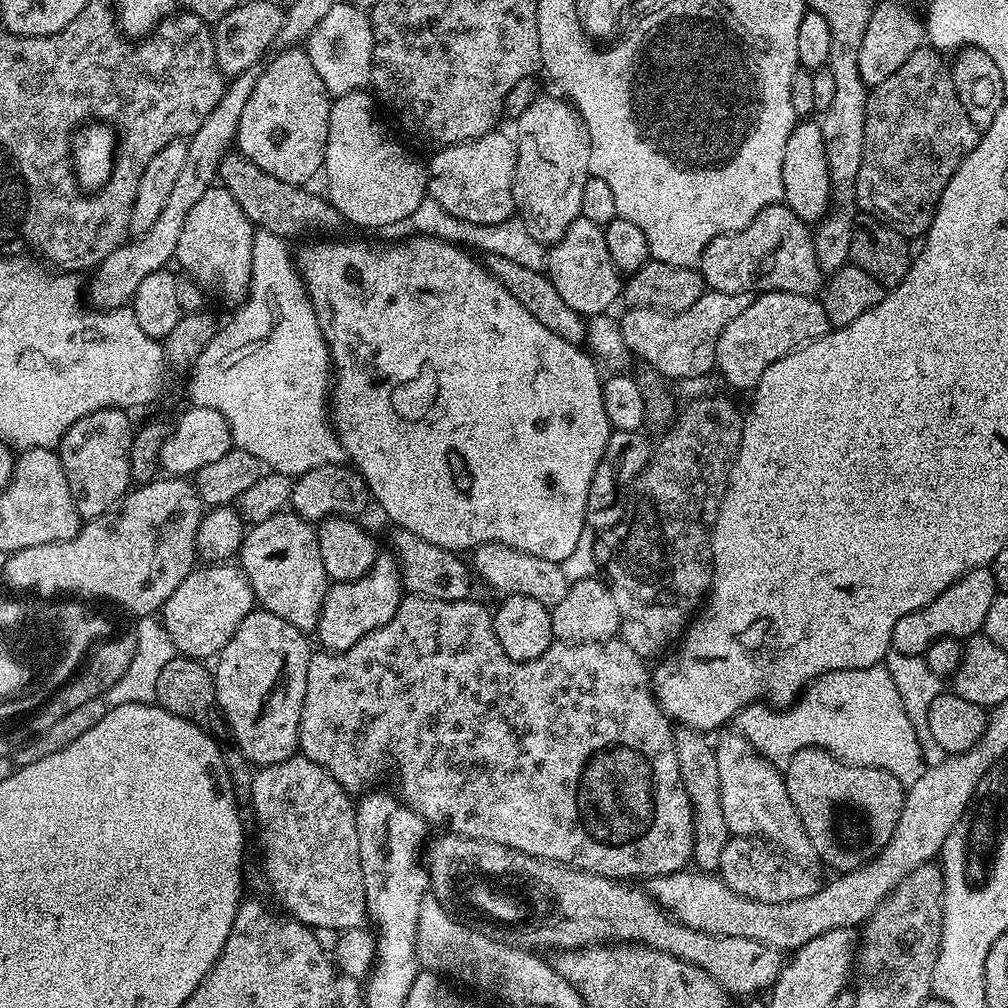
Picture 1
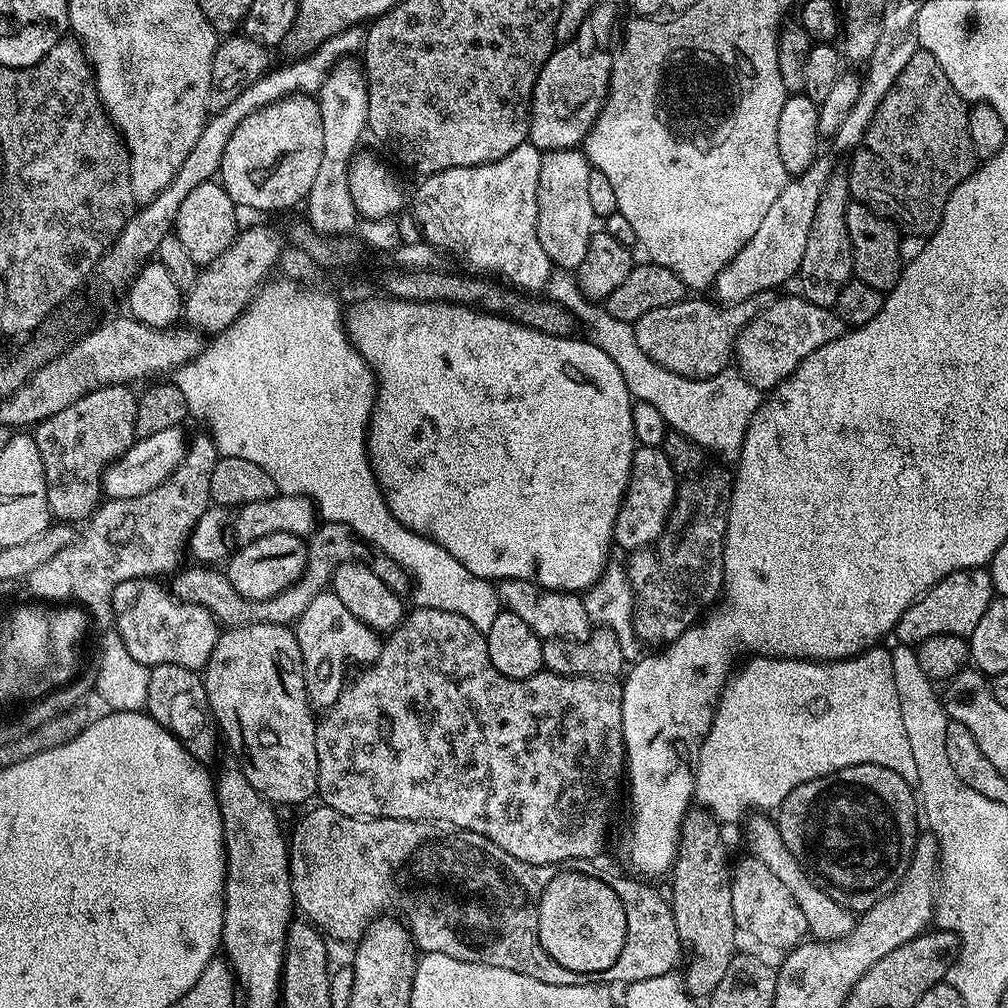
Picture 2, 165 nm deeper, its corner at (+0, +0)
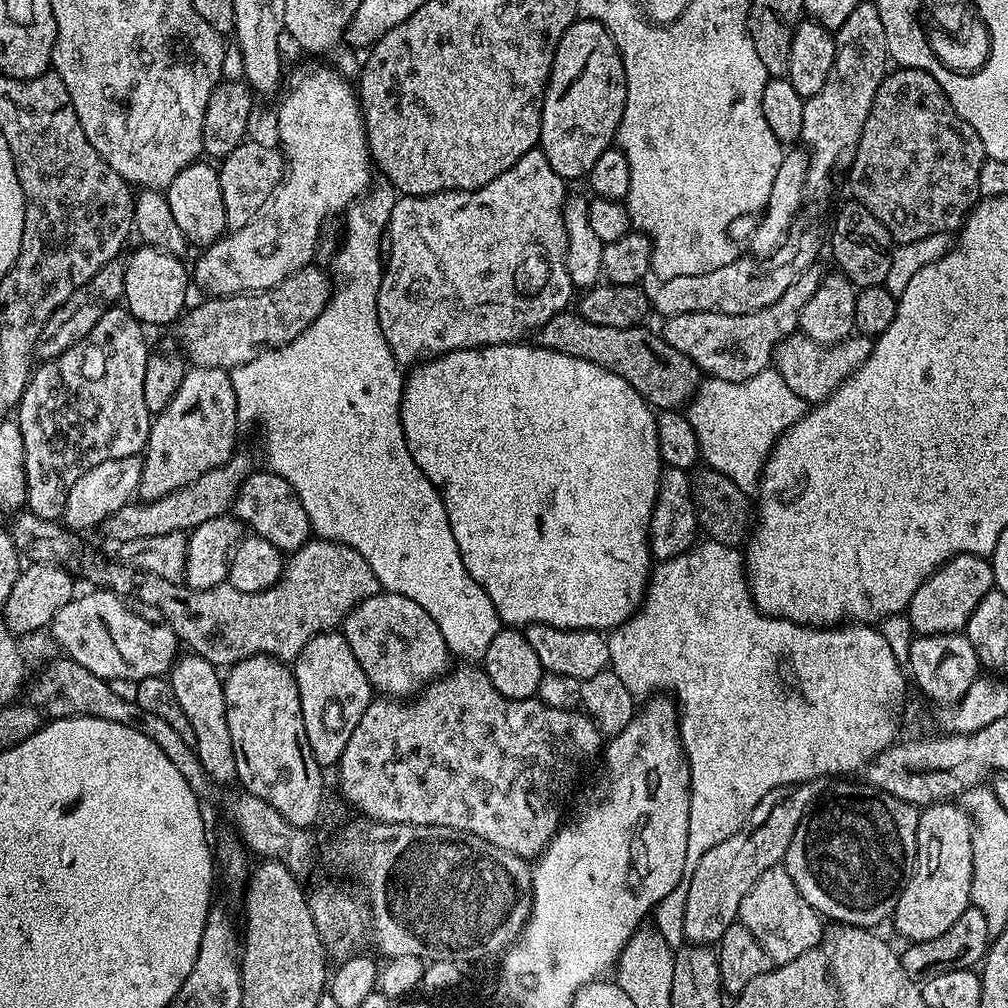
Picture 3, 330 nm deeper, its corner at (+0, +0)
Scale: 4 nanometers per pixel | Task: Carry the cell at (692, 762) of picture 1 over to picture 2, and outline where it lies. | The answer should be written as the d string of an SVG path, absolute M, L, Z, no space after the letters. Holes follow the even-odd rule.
M689 811L680 831L680 850L670 873L674 924L687 952L686 964L688 960L688 969L683 969L682 975L688 994L693 998L712 995L718 982L726 978L726 970L738 951L730 868L728 872L728 844L720 831L720 821L709 812Z

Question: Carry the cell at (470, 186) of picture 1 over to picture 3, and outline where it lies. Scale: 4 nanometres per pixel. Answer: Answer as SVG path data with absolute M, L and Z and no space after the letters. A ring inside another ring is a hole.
M534 147L525 156L518 158L510 170L498 174L494 182L476 188L473 192L436 192L432 196L401 195L393 206L393 213L386 233L386 263L383 265L381 286L376 295L378 302L378 326L386 334L386 342L394 354L397 364L412 366L425 358L435 358L446 352L463 348L489 348L491 344L514 344L525 339L527 334L535 333L550 318L565 311L572 300L574 285L568 273L568 263L564 255L568 249L566 226L564 225L564 202L566 199L566 182L546 162L546 154Z

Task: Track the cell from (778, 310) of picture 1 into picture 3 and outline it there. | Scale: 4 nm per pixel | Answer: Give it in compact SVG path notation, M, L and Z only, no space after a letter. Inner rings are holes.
M793 334L787 336L777 348L774 367L782 374L782 378L786 378L786 386L790 386L790 390L794 390L794 394L798 394L805 405L815 406L834 394L843 380L850 378L850 374L854 374L858 366L870 358L873 343L873 337L859 334L853 334L839 344L830 345L814 342L803 334Z

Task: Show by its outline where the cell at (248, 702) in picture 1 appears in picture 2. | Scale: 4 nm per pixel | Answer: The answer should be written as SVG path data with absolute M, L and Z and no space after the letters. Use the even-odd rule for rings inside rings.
M241 624L239 626L229 627L221 631L218 642L214 646L214 654L210 654L208 664L202 670L206 694L208 695L208 705L215 719L217 729L228 739L228 744L232 747L235 759L240 765L240 769L250 778L250 786L254 790L262 793L267 800L271 800L273 805L280 804L304 804L311 796L317 795L318 786L318 750L316 749L316 726L317 717L314 715L314 709L308 703L306 694L306 682L304 681L304 667L302 666L302 650L298 650L298 638L295 631L287 624Z

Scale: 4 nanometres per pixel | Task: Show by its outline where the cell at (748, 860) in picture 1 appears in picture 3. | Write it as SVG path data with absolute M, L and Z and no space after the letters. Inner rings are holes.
M782 866L766 870L766 874L762 874L762 878L750 886L750 894L746 894L740 903L738 920L746 930L750 930L750 934L754 934L754 938L758 938L762 950L770 954L773 965L790 962L798 958L798 954L806 954L806 950L817 947L826 931L825 925L820 925L820 913L808 905L802 894L798 894L794 878L790 878Z

